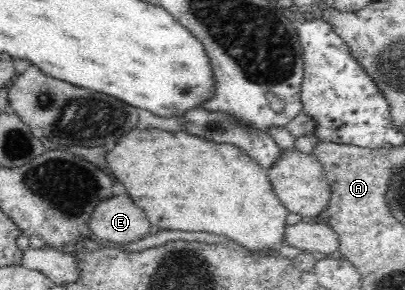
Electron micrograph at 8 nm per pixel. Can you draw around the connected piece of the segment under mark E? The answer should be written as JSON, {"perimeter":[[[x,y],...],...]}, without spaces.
{"perimeter":[[[110,197],[102,201],[90,217],[91,232],[102,244],[121,245],[148,237],[150,221],[130,197]]]}

